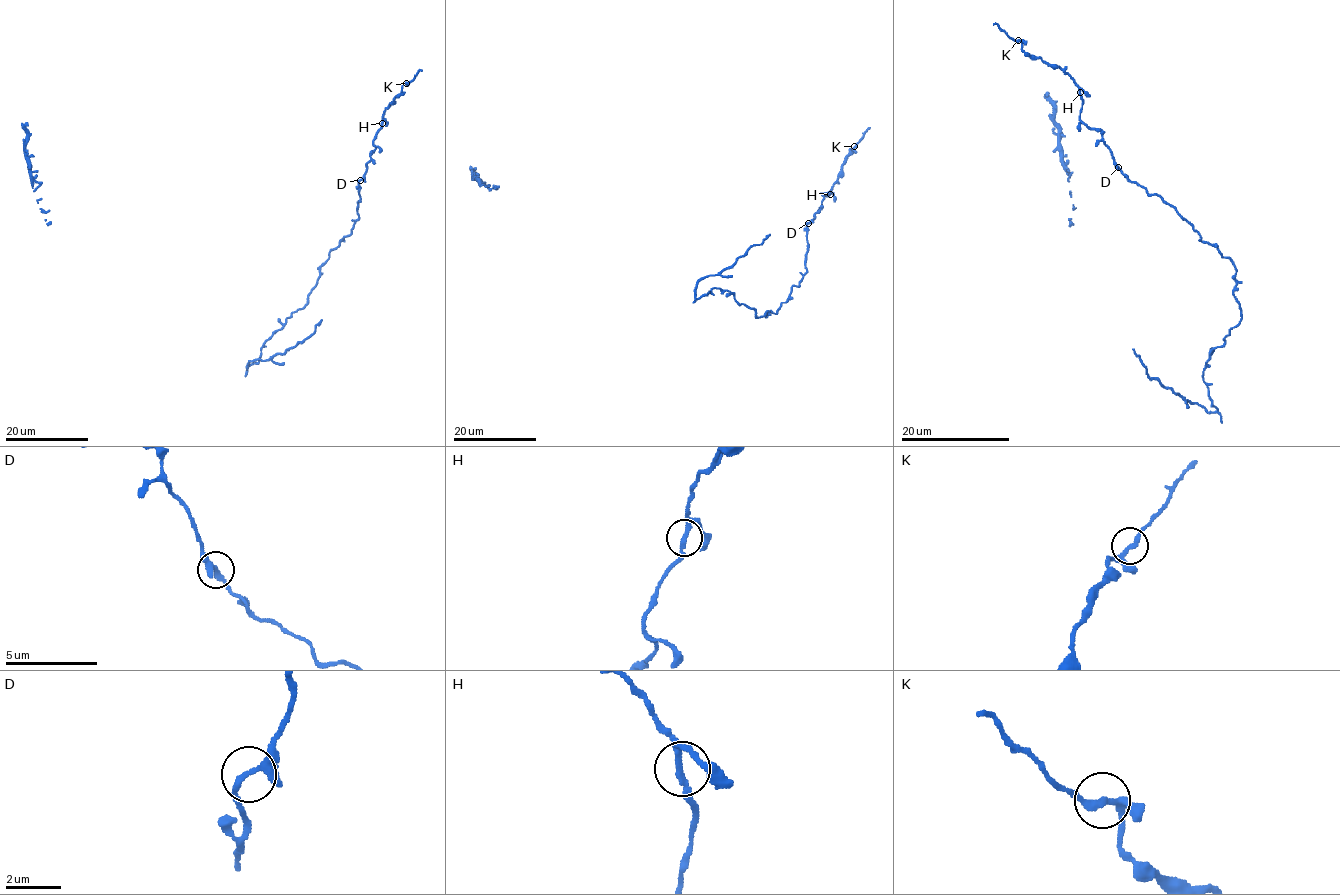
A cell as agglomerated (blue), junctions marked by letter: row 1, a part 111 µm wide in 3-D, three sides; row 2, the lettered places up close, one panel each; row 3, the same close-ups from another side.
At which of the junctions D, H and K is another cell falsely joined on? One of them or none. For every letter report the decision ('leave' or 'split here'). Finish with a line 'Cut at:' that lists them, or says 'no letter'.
D: leave
H: leave
K: leave
Cut at: no letter

